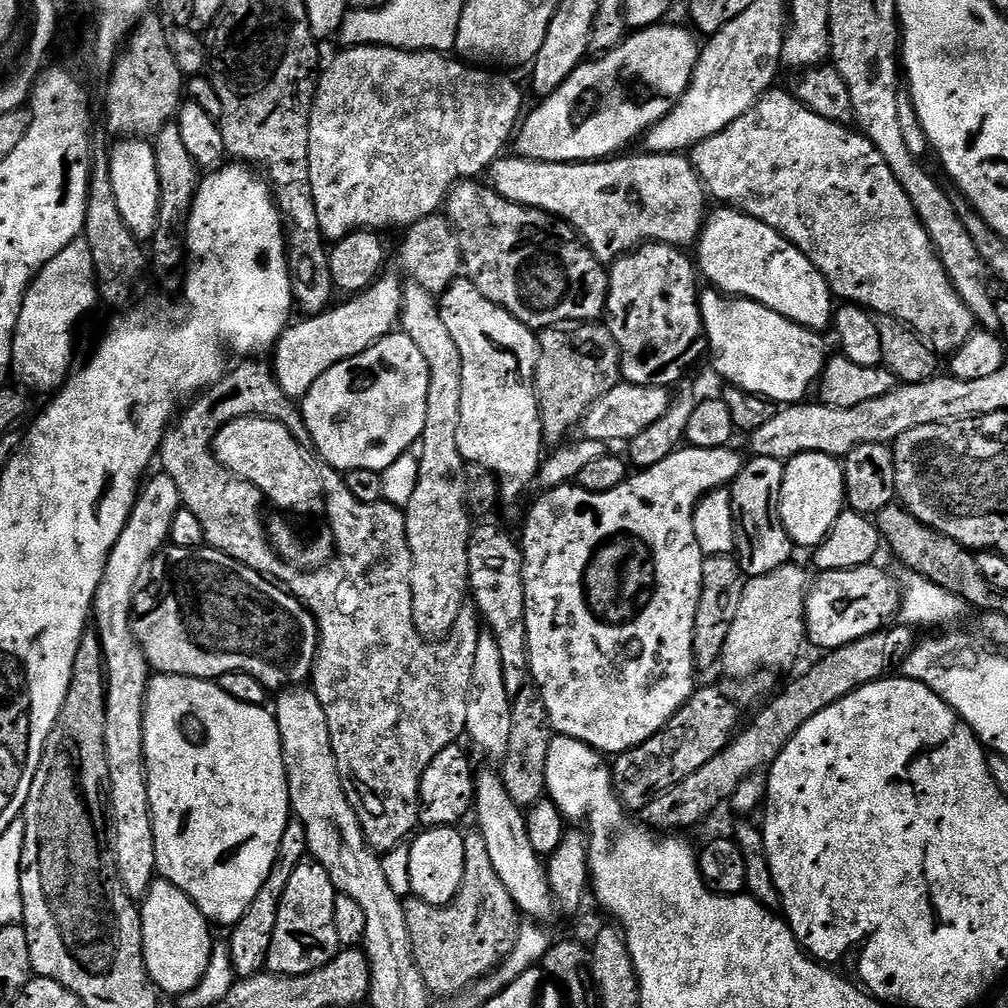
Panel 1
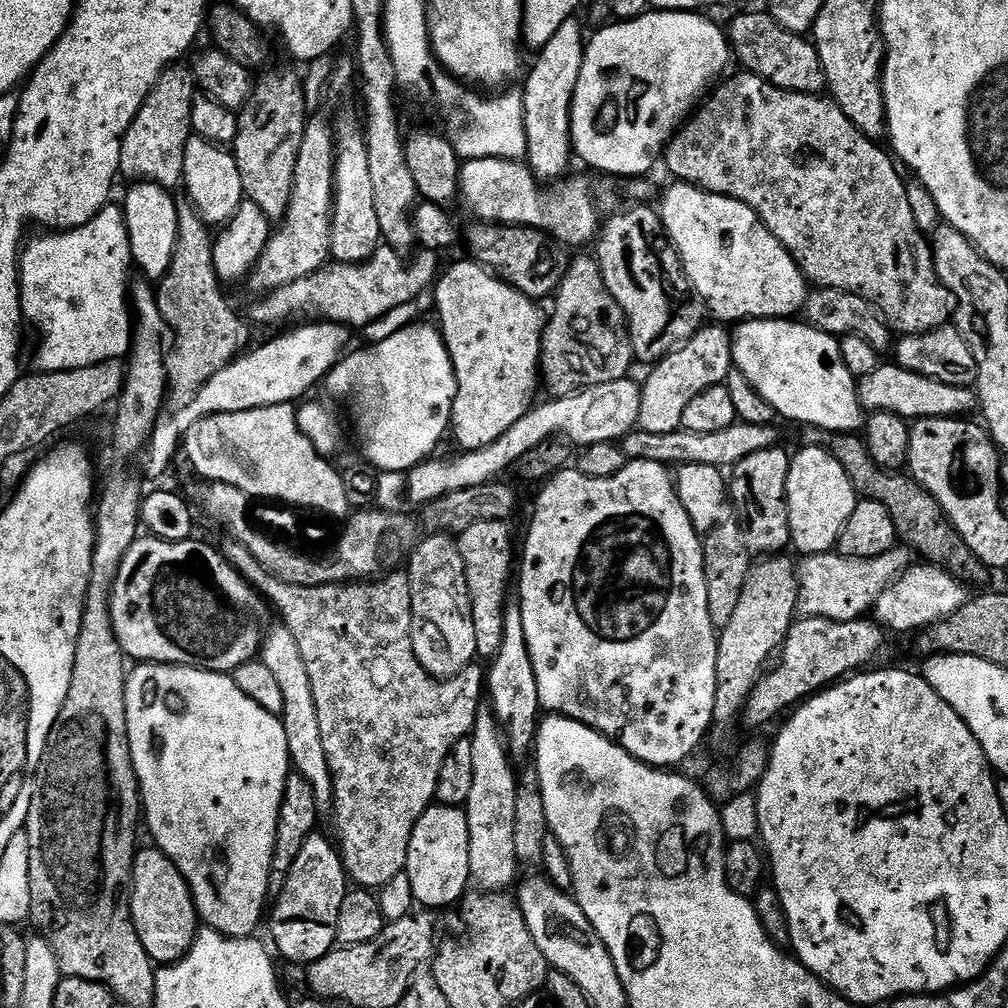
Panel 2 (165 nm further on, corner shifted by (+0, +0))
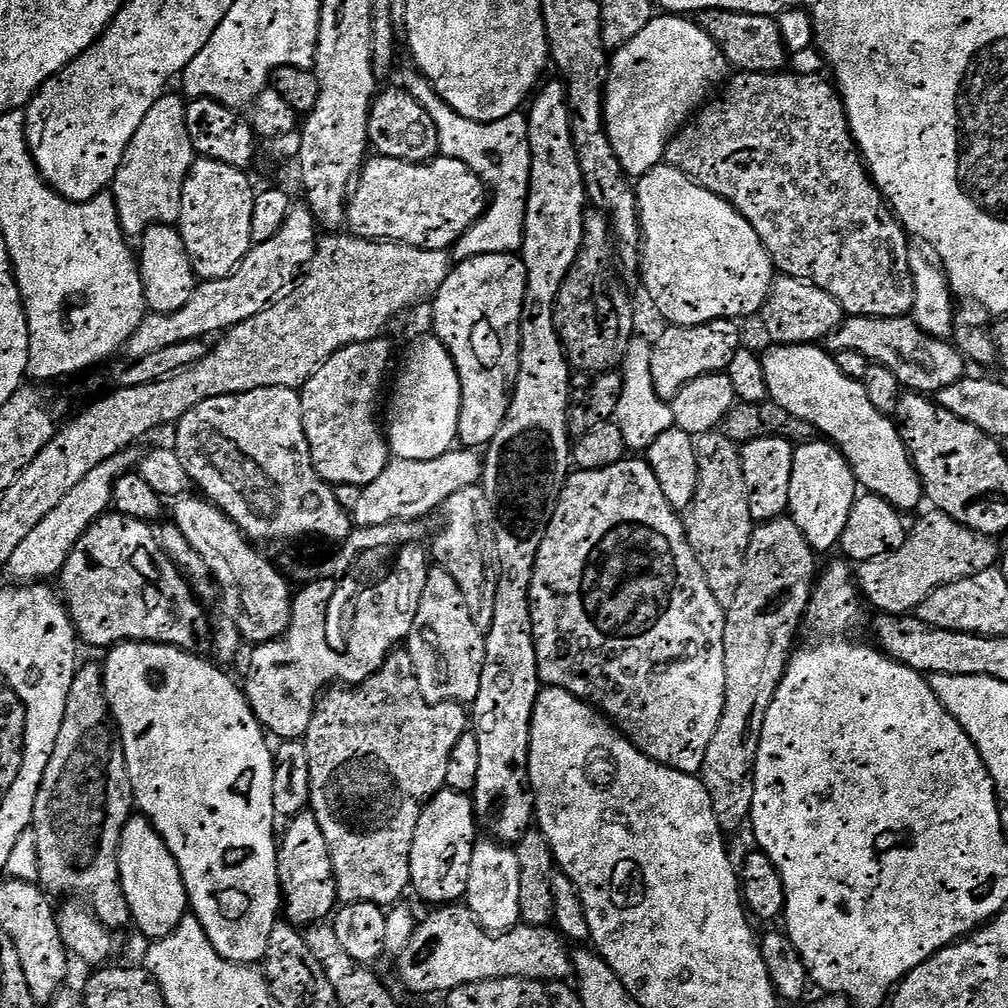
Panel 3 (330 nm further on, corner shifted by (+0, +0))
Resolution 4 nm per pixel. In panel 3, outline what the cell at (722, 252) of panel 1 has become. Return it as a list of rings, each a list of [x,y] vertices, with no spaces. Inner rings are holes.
[[[663,162],[639,177],[635,190],[642,229],[642,281],[664,322],[696,327],[711,320],[757,315],[763,309],[772,293],[772,255],[734,205]]]

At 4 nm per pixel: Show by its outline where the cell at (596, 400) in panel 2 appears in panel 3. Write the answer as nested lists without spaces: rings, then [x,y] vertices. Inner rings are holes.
[[[453,450],[429,460],[389,459],[386,470],[374,482],[359,489],[356,509],[350,516],[356,528],[382,526],[395,520],[424,520],[435,508],[443,509],[458,490],[473,489],[481,483],[484,461],[476,450]]]

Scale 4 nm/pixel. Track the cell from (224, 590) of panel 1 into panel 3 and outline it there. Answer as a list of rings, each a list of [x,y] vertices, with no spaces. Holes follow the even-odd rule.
[[[105,514],[88,527],[74,546],[58,583],[64,587],[62,600],[72,617],[77,637],[92,648],[111,649],[117,644],[165,644],[184,652],[204,654],[214,644],[214,624],[208,621],[201,601],[189,579],[164,551],[161,541],[152,537],[147,523],[119,514]]]

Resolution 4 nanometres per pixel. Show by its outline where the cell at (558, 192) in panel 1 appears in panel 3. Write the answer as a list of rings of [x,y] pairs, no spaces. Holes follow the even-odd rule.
[[[376,154],[361,168],[360,175],[355,181],[348,202],[348,219],[346,224],[350,229],[351,235],[363,236],[365,240],[386,240],[397,244],[409,244],[415,248],[425,248],[426,250],[438,250],[439,252],[443,252],[455,246],[466,234],[466,230],[470,230],[470,226],[474,226],[474,222],[478,222],[478,218],[484,212],[485,207],[486,189],[483,180],[481,180],[478,174],[471,172],[462,162],[452,160],[449,156],[440,156],[437,159],[429,160],[427,164],[411,164],[405,160]]]

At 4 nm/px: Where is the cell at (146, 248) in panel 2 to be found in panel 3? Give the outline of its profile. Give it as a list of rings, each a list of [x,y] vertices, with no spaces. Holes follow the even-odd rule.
[[[155,224],[147,228],[139,237],[138,271],[144,284],[144,297],[152,312],[177,312],[190,302],[190,294],[195,290],[198,277],[190,254],[180,237],[179,227],[171,224]]]

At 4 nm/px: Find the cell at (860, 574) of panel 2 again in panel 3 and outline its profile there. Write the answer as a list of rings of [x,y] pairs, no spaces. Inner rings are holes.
[[[928,510],[928,513],[921,518],[920,521],[915,525],[911,525],[908,537],[904,545],[898,550],[894,550],[890,554],[882,554],[882,558],[870,558],[866,563],[859,565],[854,572],[854,580],[858,585],[858,591],[865,601],[868,600],[873,604],[877,609],[875,610],[880,614],[887,614],[889,616],[902,616],[905,614],[912,614],[919,609],[922,602],[926,602],[926,598],[930,598],[930,594],[934,594],[934,590],[938,590],[942,586],[947,584],[953,584],[958,582],[962,578],[970,578],[972,575],[980,574],[982,571],[987,568],[997,567],[998,561],[996,561],[996,544],[997,541],[991,536],[980,536],[974,530],[970,530],[966,526],[962,526],[958,522],[954,522],[954,518],[950,518],[944,512],[937,512],[935,510]]]

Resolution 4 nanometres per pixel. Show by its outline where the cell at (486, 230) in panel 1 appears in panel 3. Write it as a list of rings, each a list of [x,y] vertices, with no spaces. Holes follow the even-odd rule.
[[[400,86],[388,88],[385,92],[383,89],[372,101],[368,139],[379,155],[398,158],[411,164],[427,164],[429,160],[437,159],[440,150],[438,126],[434,126],[434,118],[430,118],[422,105]]]

